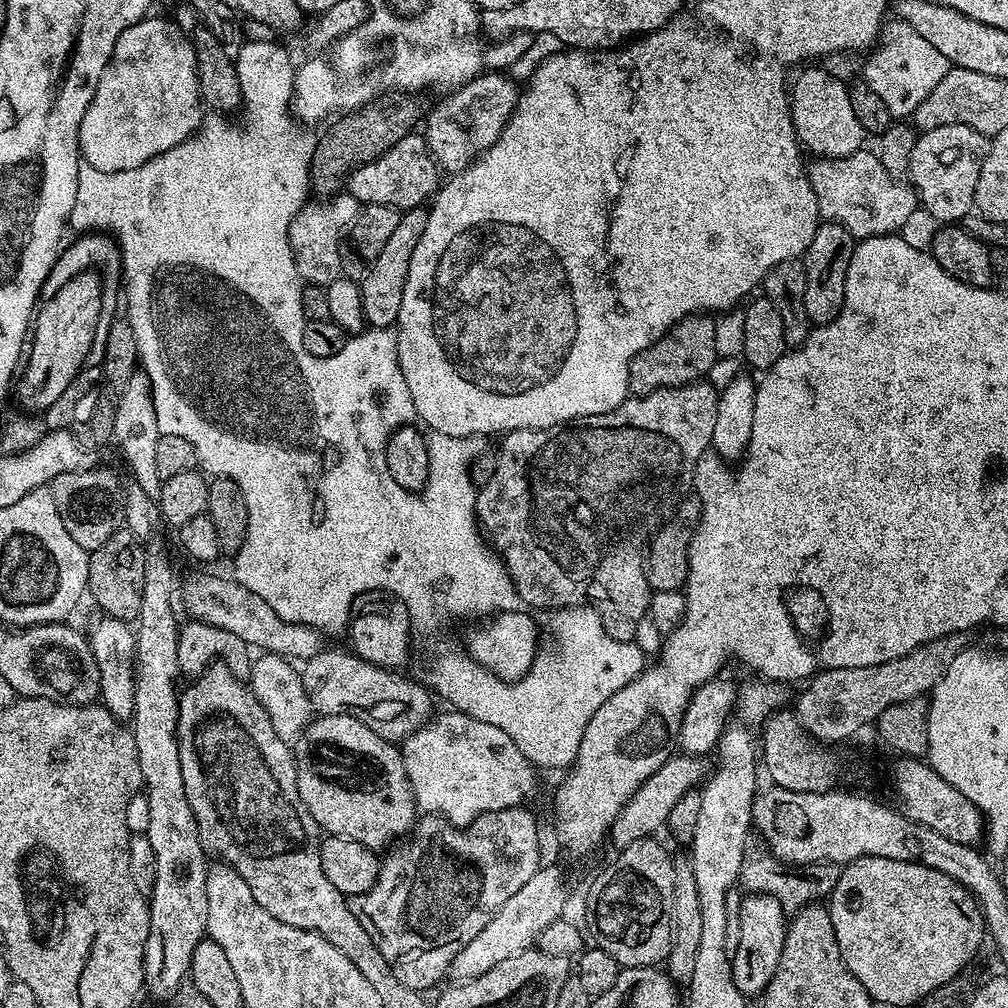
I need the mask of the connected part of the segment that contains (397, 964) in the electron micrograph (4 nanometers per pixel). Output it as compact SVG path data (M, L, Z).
M527 807L487 812L467 829L455 828L443 816L424 814L417 819L401 852L389 851L381 859L378 878L366 894L348 900L350 914L362 922L362 930L374 938L378 950L392 965L394 974L406 986L429 990L443 976L449 975L452 960L498 914L498 910L517 890L530 882L542 867L540 860L540 828L527 812Z

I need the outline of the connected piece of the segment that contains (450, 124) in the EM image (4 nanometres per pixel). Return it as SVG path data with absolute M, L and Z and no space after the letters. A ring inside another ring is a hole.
M488 70L477 76L476 79L463 84L461 88L440 98L440 101L433 106L432 113L429 116L427 113L426 123L423 125L425 128L422 128L422 135L428 141L428 148L437 165L448 174L465 172L486 149L494 146L494 142L502 134L506 122L514 114L516 104L520 101L520 93L521 89L518 87L517 81L512 80L509 75L500 70Z

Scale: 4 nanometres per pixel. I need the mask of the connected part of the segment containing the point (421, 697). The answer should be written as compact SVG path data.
M321 650L303 661L300 668L302 686L306 688L306 698L310 698L313 713L322 716L353 716L366 722L366 726L370 726L370 730L374 730L378 738L393 742L403 742L407 736L427 724L433 715L433 693L423 683L415 684L400 675L404 674L397 674L395 671L380 668L377 664L366 662L350 650Z

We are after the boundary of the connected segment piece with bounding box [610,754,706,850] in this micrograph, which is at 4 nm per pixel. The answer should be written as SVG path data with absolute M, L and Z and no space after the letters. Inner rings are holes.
M673 754L641 788L635 792L627 806L618 814L612 823L610 841L613 849L619 850L630 846L630 842L651 837L656 831L663 829L668 823L671 808L687 791L699 789L705 783L705 757L687 754Z

